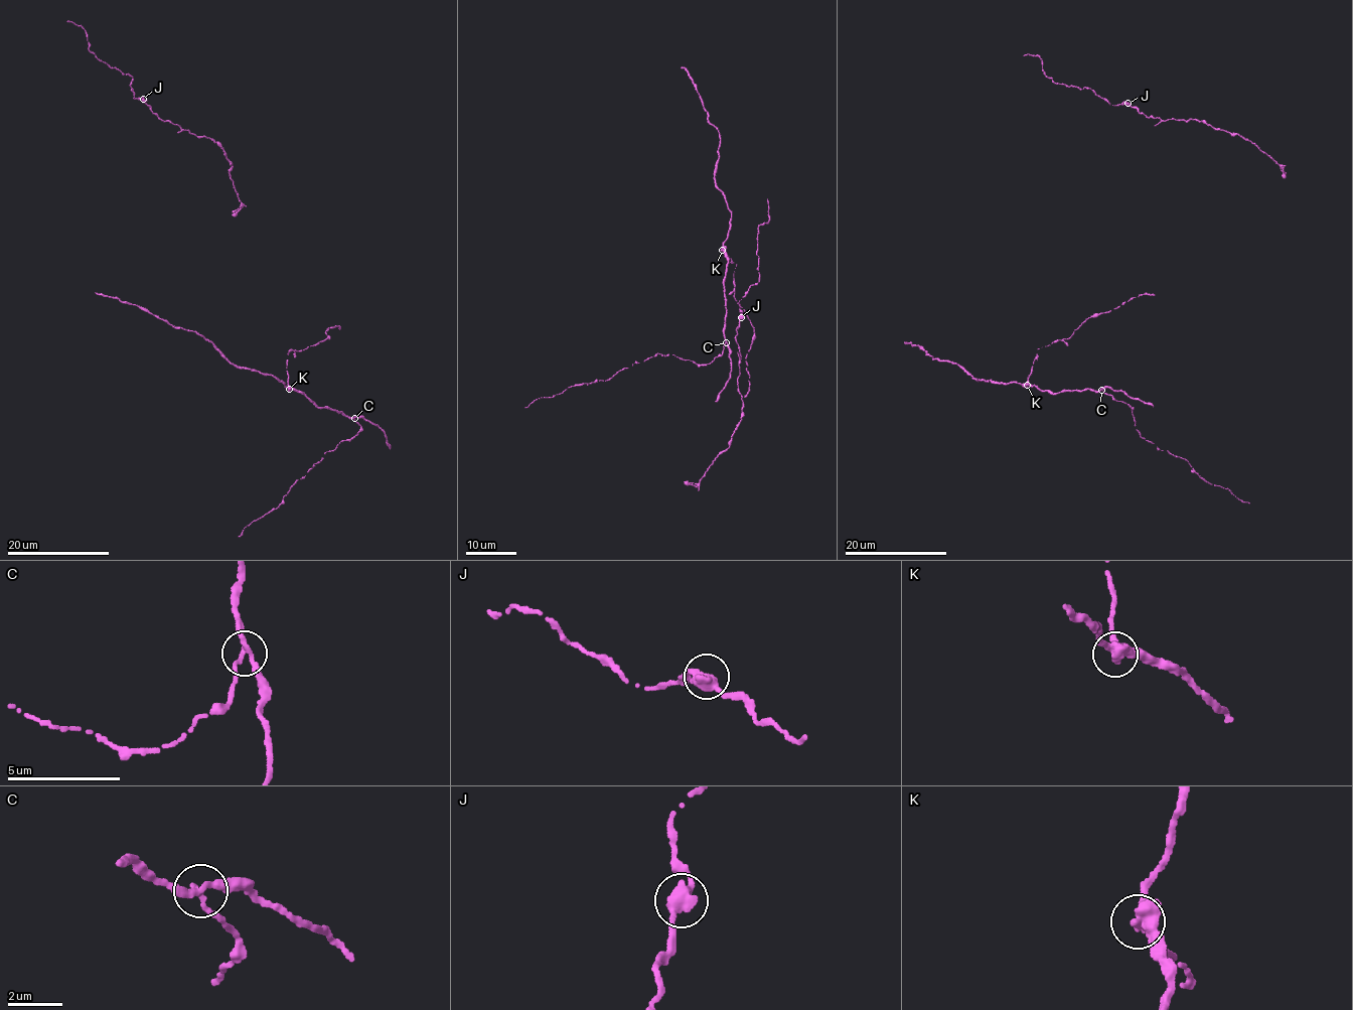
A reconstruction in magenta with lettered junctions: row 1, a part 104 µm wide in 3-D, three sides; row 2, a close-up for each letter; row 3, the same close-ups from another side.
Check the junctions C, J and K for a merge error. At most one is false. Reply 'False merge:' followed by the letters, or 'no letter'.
False merge: K

